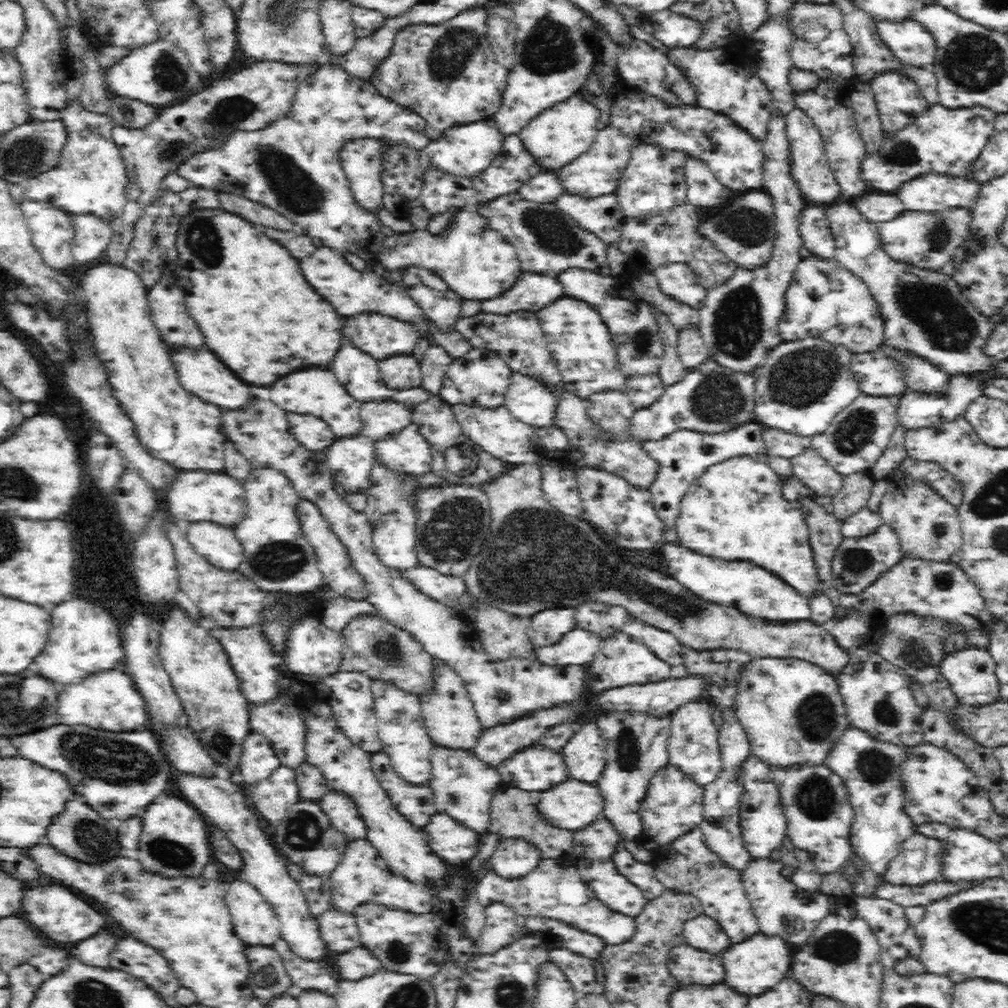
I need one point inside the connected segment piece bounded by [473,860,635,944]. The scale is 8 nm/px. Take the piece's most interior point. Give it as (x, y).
(554, 889)

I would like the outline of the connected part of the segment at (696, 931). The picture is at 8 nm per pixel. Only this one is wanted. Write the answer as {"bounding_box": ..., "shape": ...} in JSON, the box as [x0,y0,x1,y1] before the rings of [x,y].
{"bounding_box":[683,914,731,954],"shape":[[[706,914],[695,916],[684,923],[683,938],[689,945],[713,953],[722,954],[731,945],[730,937],[722,925]]]}

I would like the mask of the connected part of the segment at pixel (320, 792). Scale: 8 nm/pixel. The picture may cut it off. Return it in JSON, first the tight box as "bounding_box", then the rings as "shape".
{"bounding_box":[295,760,331,802],"shape":[[[305,760],[295,766],[301,800],[319,802],[331,789],[327,778],[316,763]]]}

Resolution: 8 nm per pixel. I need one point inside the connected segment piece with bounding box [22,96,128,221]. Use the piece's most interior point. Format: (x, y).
(91, 178)

